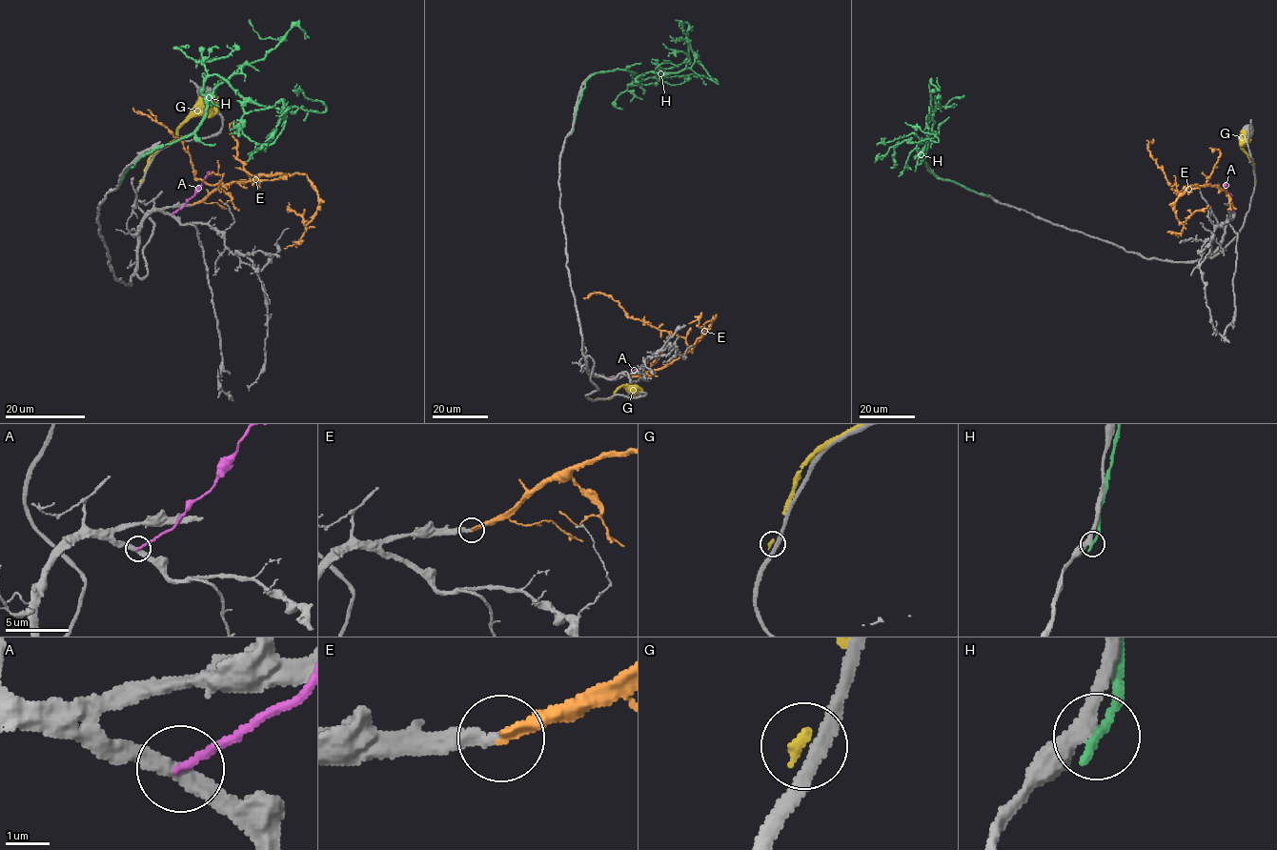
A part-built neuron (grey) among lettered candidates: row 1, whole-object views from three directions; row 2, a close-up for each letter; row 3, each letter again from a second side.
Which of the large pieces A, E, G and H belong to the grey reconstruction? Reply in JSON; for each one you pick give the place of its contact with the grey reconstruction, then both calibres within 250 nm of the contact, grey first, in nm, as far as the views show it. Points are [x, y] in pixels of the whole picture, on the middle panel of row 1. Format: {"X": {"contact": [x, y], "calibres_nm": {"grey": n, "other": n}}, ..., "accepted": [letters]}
{"E": {"contact": [624, 375], "calibres_nm": {"grey": 200, "other": 240}}, "accepted": ["E"]}

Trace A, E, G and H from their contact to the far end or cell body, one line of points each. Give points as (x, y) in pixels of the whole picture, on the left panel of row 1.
A: (171, 214), (192, 196), (203, 179), (212, 172)
E: (191, 205), (233, 182), (285, 174), (273, 180), (209, 185), (195, 176), (183, 142), (133, 108)
G: (141, 181), (147, 160), (176, 137), (177, 131), (196, 112), (218, 96)
H: (115, 190), (149, 151), (192, 133), (205, 113), (207, 76), (220, 75), (256, 104), (326, 111), (296, 84)

